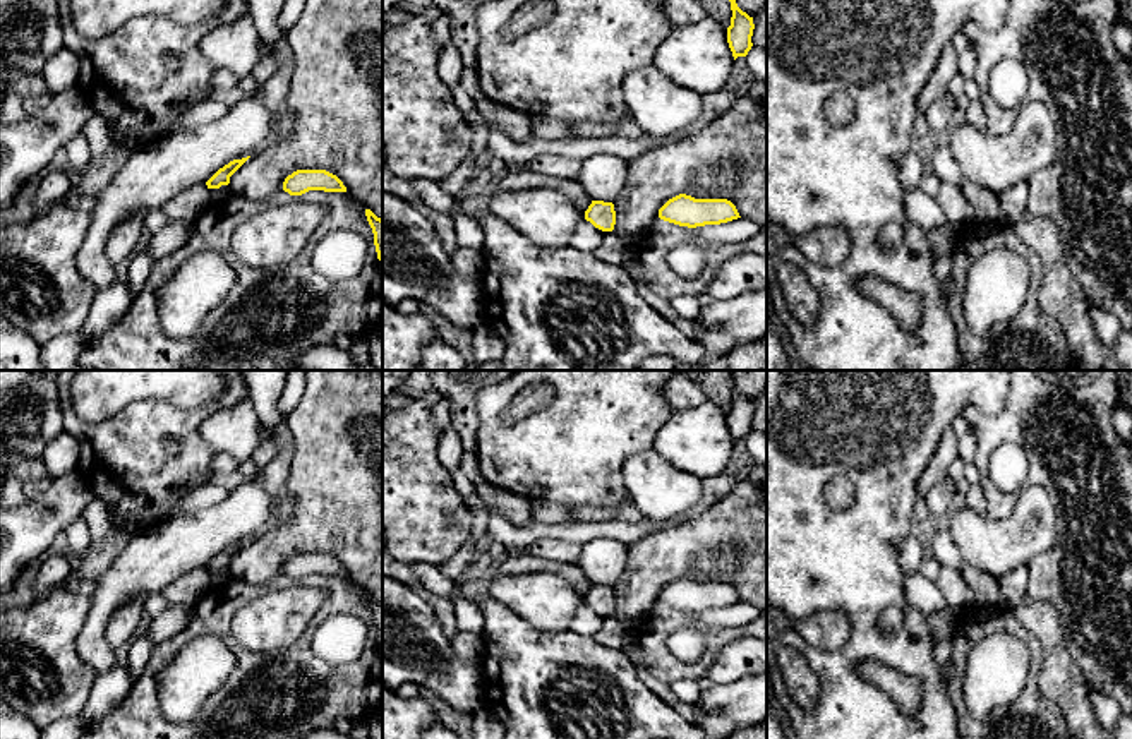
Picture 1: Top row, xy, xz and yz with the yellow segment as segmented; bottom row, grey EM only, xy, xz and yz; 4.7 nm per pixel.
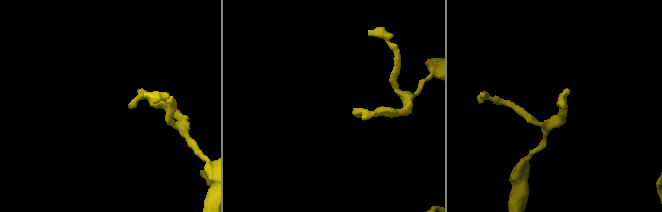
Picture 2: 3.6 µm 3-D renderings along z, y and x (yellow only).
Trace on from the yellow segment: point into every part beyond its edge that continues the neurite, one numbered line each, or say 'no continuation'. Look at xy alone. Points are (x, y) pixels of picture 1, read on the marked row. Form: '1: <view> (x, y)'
no continuation

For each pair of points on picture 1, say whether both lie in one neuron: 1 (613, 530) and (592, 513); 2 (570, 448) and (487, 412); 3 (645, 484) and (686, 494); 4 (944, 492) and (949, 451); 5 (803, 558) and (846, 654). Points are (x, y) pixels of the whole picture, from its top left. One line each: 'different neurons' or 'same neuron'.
1: different neurons
2: same neuron
3: same neuron
4: different neurons
5: same neuron

